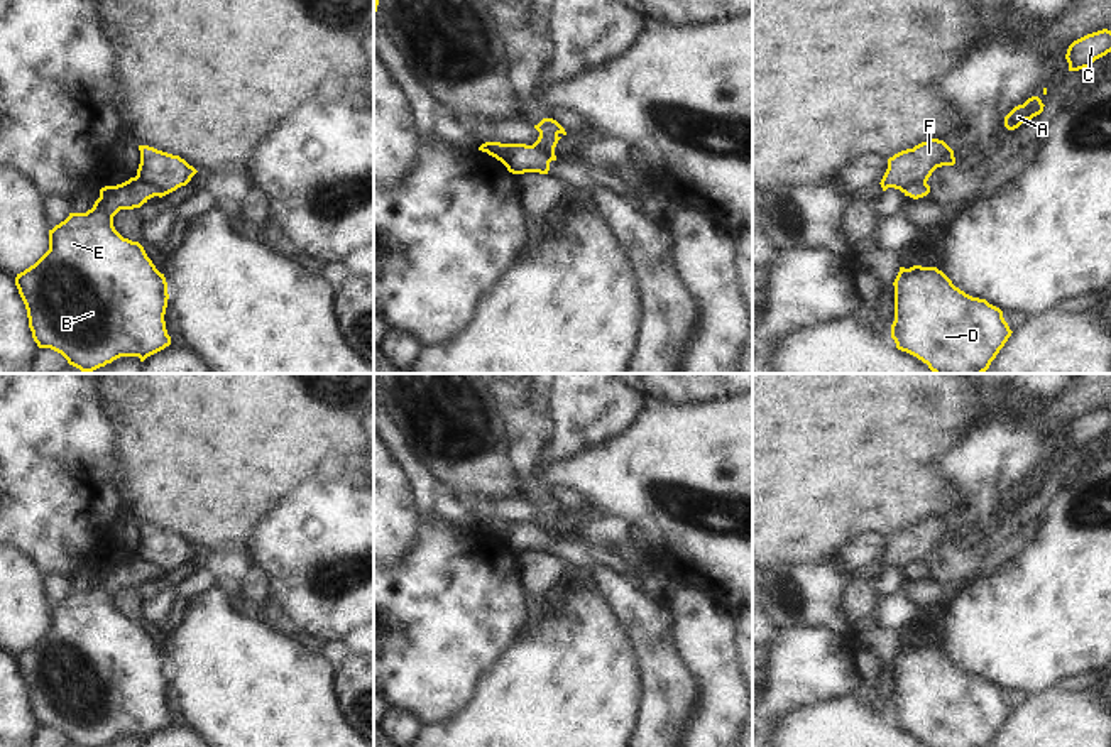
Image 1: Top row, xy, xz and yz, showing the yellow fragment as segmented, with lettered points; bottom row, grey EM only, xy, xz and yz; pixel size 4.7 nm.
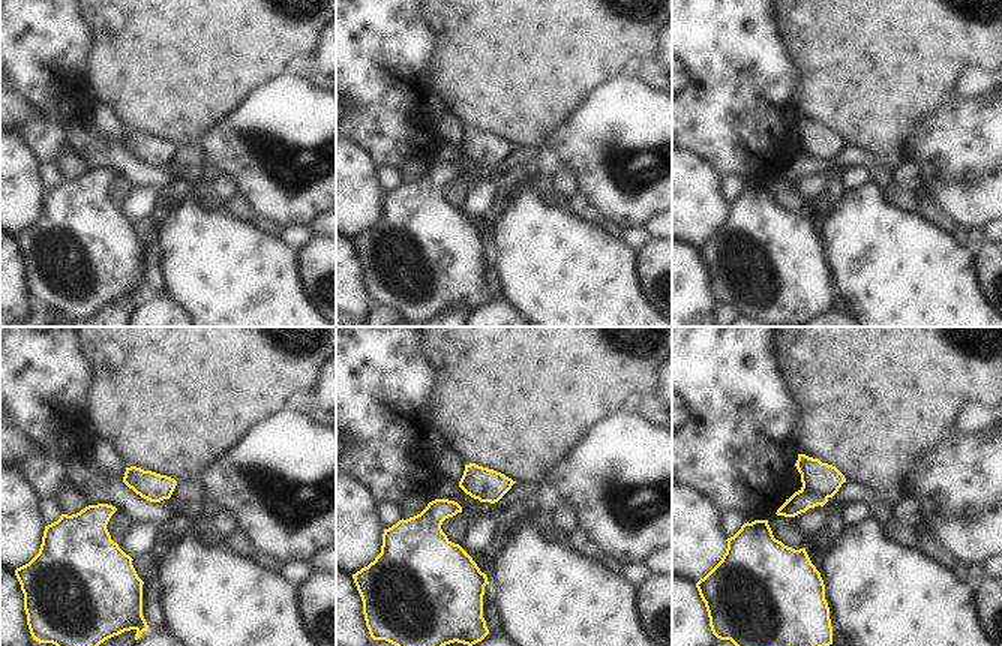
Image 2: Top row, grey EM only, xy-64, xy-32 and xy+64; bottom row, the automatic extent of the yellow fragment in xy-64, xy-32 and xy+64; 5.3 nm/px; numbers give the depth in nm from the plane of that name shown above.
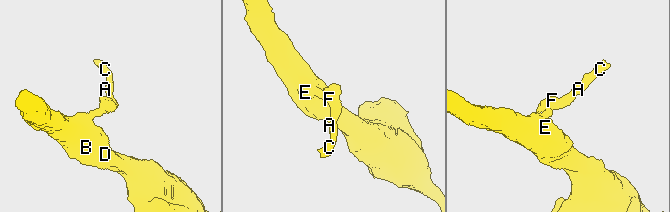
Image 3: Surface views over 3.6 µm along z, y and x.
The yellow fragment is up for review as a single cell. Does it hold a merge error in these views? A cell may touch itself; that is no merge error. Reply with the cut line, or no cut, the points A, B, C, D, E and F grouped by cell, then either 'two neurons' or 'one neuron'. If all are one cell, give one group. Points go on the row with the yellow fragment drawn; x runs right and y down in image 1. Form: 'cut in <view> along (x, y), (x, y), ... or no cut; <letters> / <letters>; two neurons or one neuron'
cut in xy along (136, 176), (163, 195); A C F / B D E; two neurons

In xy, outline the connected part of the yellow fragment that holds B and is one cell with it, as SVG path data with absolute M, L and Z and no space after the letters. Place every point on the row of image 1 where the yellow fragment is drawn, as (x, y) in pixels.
M130 177L101 188L91 210L69 213L49 230L49 250L15 277L39 348L51 348L81 372L93 372L120 357L144 362L171 345L164 321L169 299L166 277L139 242L123 238L113 226L120 210L140 208L154 196L162 198L156 188Z

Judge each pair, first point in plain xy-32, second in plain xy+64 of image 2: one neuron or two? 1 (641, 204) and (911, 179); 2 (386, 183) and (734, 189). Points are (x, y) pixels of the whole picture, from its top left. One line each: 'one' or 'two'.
1: two
2: one

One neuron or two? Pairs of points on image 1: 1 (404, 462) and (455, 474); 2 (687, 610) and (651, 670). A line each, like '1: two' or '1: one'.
1: two
2: two

